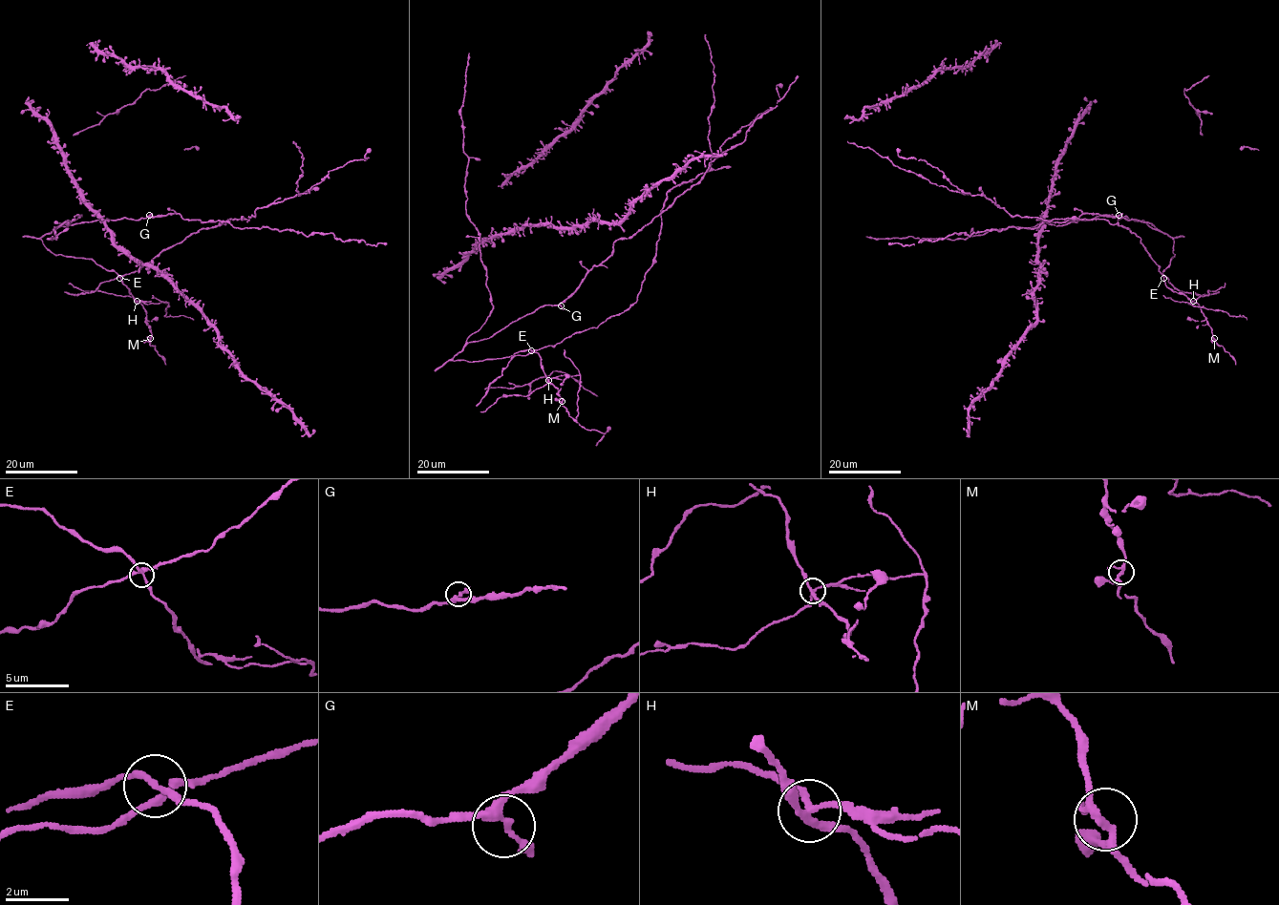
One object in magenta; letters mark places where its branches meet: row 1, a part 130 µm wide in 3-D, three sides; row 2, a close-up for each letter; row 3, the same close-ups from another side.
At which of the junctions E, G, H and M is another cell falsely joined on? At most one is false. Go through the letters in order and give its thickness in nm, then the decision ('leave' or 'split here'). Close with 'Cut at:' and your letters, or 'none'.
E: 220 nm thick; leave
G: 240 nm thick; leave
H: 220 nm thick; split here
M: 220 nm thick; leave
Cut at: H

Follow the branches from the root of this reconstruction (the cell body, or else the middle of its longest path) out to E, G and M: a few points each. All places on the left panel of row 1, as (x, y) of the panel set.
E: (167, 249), (138, 270), (119, 278)
G: (167, 249), (138, 270), (118, 276), (90, 259), (53, 253), (41, 239), (60, 226), (149, 215)
M: (167, 249), (138, 270), (120, 278), (145, 310), (150, 338)

